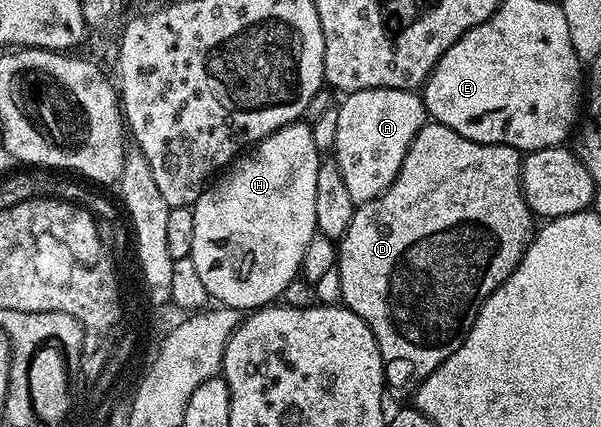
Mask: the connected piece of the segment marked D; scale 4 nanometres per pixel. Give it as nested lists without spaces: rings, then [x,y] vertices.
[[[427,123],[412,139],[408,147],[408,155],[404,155],[404,163],[396,175],[396,179],[380,196],[368,203],[357,206],[352,215],[352,223],[348,231],[337,242],[337,266],[336,278],[338,277],[338,289],[342,292],[341,304],[345,305],[372,331],[376,343],[380,347],[382,364],[386,366],[386,384],[398,393],[409,394],[418,388],[418,384],[448,355],[452,355],[464,343],[472,323],[478,318],[480,307],[508,279],[508,275],[514,273],[514,269],[520,263],[520,259],[526,254],[530,245],[530,238],[536,232],[536,218],[530,212],[528,203],[522,194],[522,159],[523,154],[517,149],[507,145],[481,145],[472,139],[464,139],[456,131],[437,123]]]

